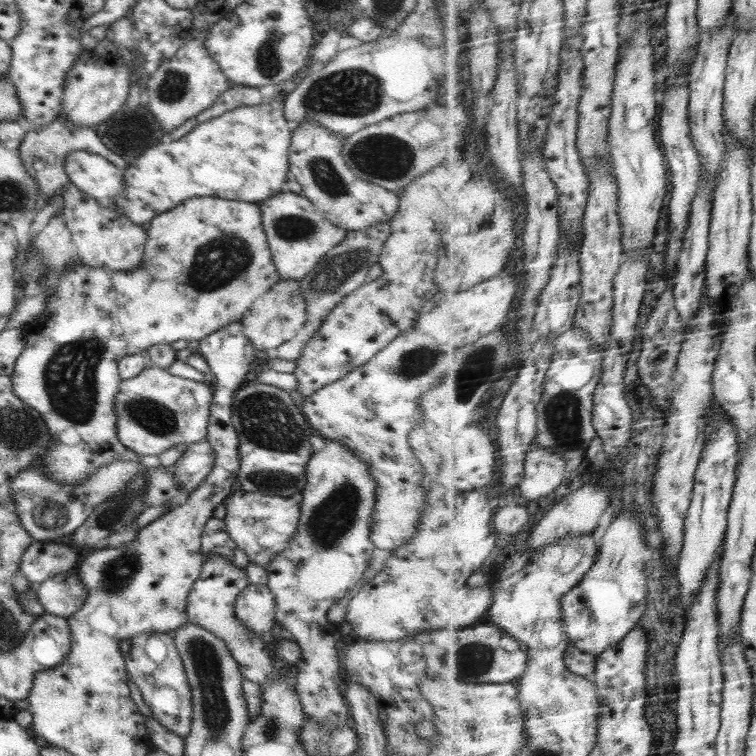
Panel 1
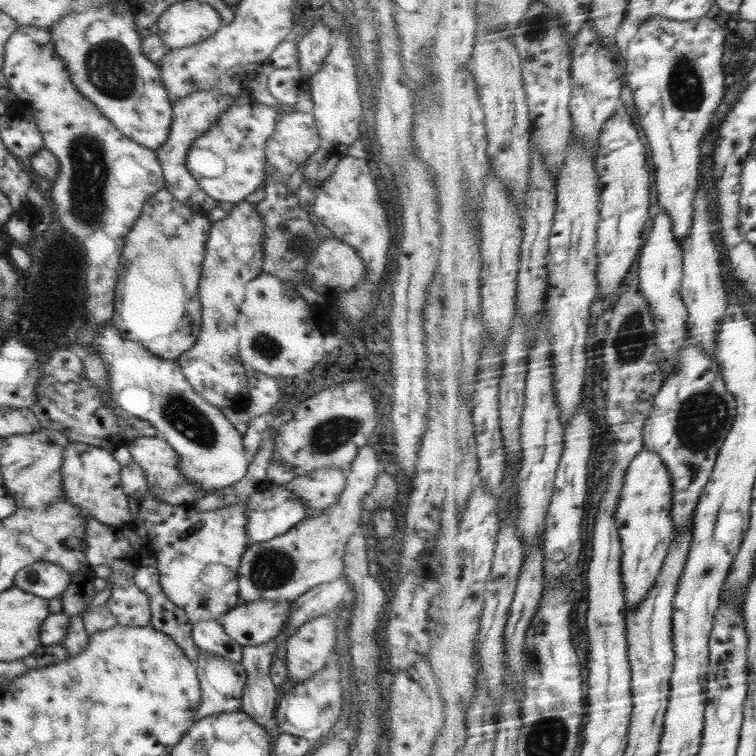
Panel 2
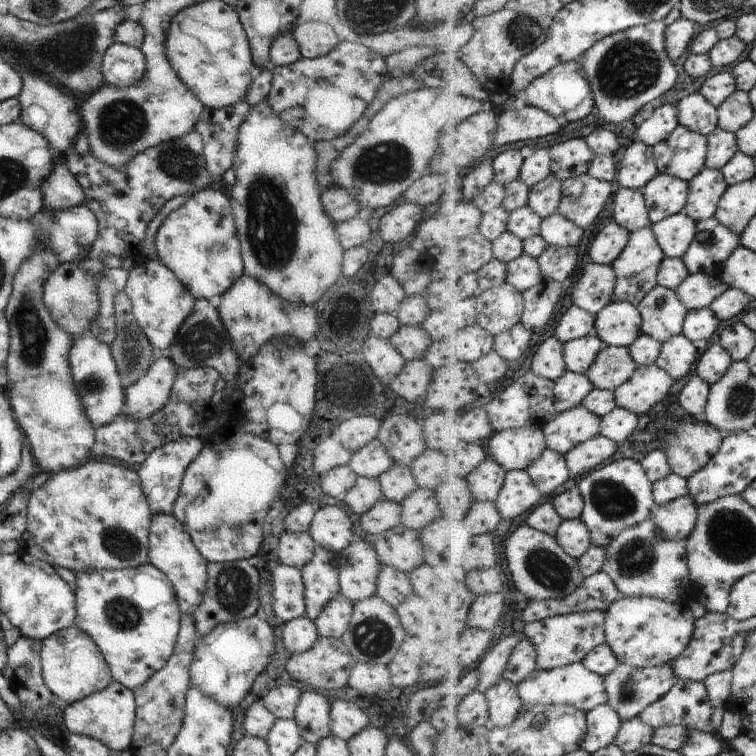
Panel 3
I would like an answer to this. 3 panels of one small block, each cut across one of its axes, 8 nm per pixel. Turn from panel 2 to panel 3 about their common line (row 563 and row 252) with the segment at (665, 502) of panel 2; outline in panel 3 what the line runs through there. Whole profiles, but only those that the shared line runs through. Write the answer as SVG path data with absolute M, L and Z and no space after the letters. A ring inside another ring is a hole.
M653 226L635 230L630 234L626 250L612 264L612 268L616 270L616 290L614 290L614 295L616 301L628 301L639 305L659 285L659 274L667 256L665 250L660 246L660 241Z

